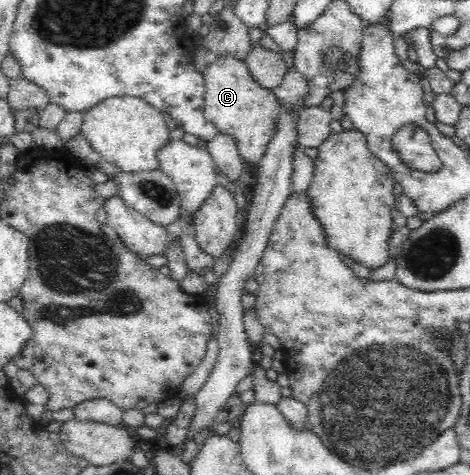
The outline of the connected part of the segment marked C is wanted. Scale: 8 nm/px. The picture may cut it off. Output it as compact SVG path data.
M225 57L217 58L203 75L206 84L204 115L215 125L218 133L233 137L242 161L249 169L256 171L265 155L269 141L275 137L282 108L274 92L257 84L247 70L243 60Z

